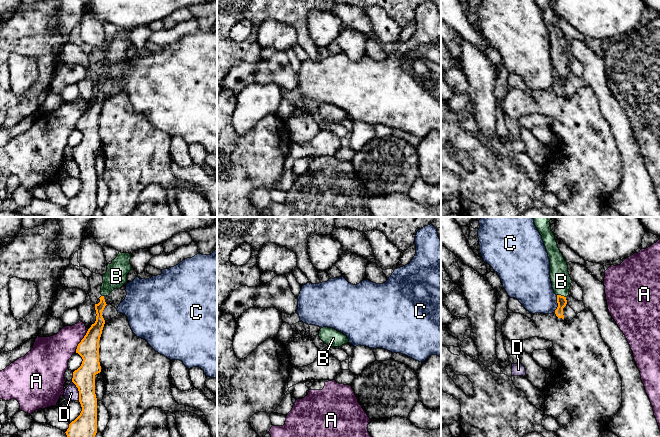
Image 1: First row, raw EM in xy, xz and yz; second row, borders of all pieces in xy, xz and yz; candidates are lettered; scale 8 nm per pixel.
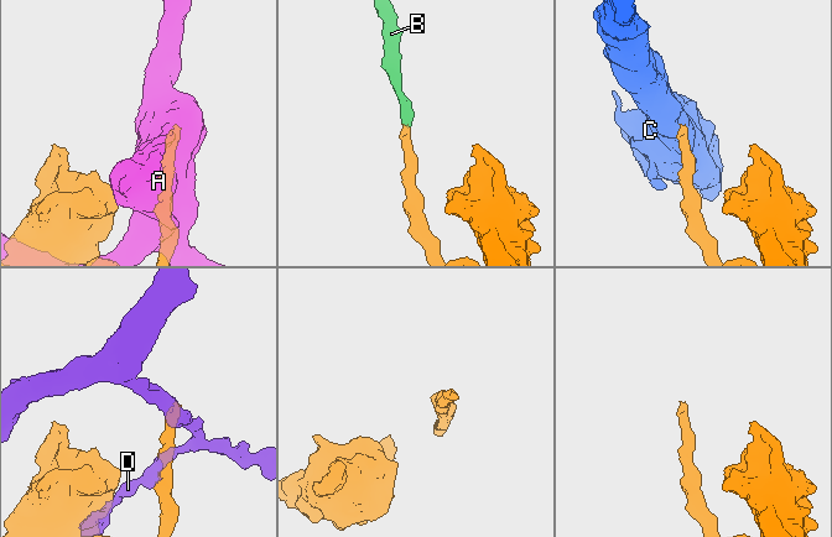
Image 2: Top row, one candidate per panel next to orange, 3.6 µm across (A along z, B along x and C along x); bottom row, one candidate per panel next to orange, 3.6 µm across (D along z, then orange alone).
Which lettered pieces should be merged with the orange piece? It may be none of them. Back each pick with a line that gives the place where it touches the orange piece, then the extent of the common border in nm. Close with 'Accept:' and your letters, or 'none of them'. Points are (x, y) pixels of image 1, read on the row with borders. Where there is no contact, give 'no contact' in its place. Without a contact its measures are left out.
B: contact yz (560, 295); length 80 nm
Accept: B

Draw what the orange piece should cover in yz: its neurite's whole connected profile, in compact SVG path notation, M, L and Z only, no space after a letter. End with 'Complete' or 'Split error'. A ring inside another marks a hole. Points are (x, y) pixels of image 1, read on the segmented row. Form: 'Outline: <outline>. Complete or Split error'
Outline: M533 217L533 219L537 230L542 236L550 259L550 279L554 293L557 295L558 303L555 314L558 318L564 319L563 308L567 304L566 297L569 295L569 289L572 283L568 272L568 265L558 248L555 235L551 231L551 217Z. Split error

